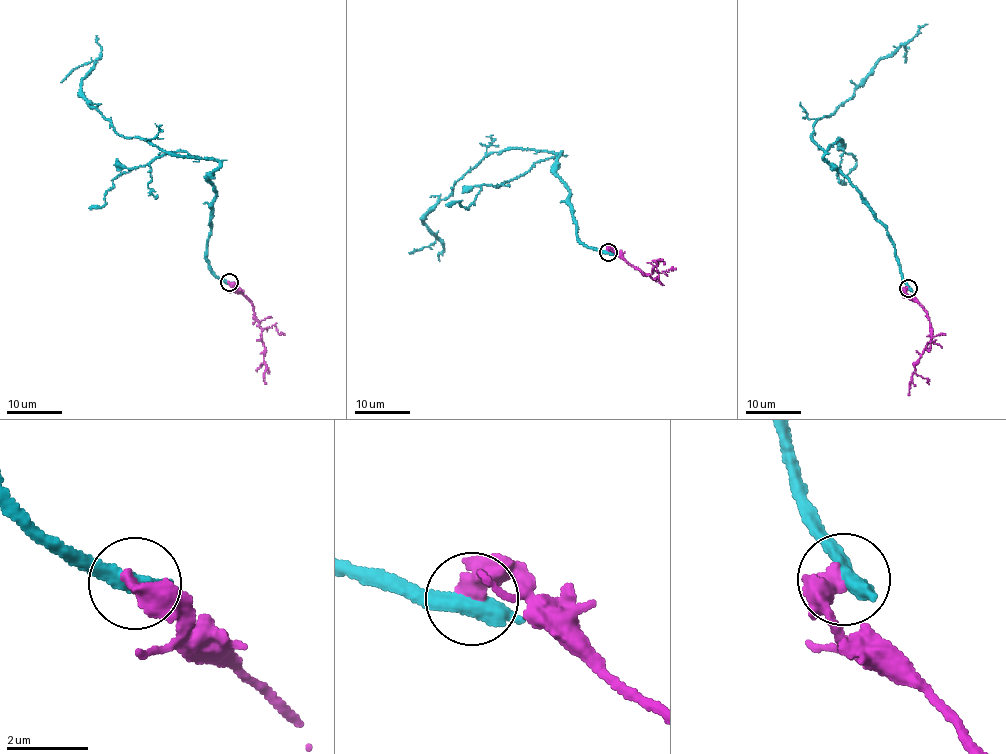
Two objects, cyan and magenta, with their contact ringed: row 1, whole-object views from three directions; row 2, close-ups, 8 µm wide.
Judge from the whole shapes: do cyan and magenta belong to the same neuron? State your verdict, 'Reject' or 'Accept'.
Reject

